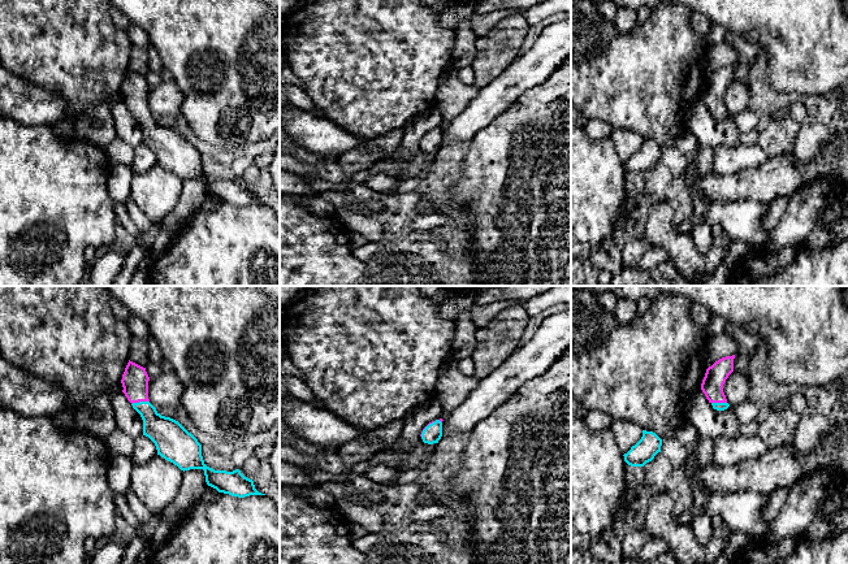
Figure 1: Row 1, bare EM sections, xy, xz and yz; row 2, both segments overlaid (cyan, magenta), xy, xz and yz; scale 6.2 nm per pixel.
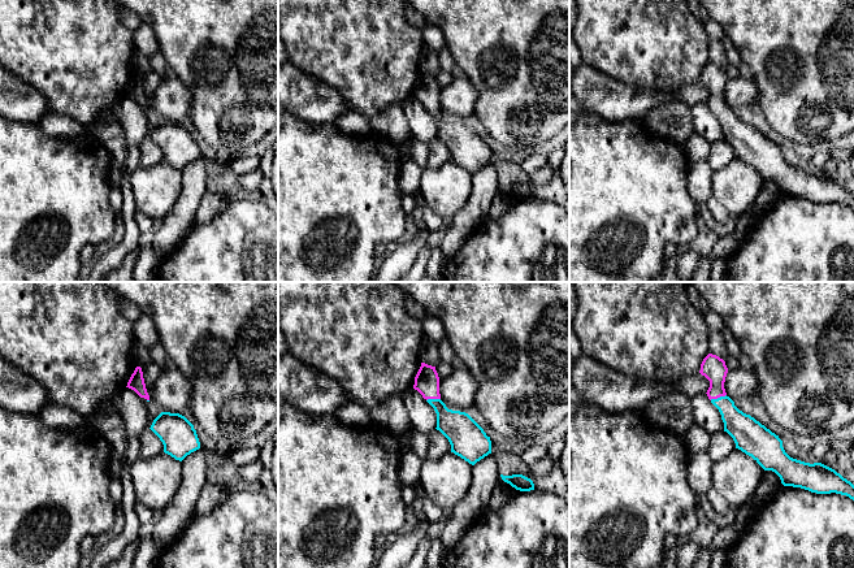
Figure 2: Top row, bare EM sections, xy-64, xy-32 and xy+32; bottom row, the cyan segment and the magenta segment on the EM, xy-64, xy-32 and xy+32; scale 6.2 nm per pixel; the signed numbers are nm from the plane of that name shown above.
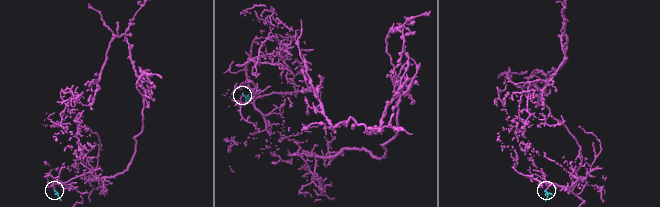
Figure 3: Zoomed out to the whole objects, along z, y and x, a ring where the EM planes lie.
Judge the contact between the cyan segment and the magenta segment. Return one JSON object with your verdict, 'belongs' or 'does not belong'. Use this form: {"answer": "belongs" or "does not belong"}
{"answer": "belongs"}

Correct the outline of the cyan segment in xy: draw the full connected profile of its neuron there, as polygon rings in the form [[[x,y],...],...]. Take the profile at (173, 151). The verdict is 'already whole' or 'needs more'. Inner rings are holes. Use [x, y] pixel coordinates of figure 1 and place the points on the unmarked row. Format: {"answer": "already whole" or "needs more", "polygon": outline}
{"answer": "needs more", "polygon": [[[129,69],[122,83],[122,101],[143,129],[143,144],[156,155],[157,164],[177,174],[181,179],[203,178],[208,195],[219,201],[245,207],[265,204],[255,198],[254,190],[239,178],[215,179],[204,173],[202,153],[178,130],[161,125],[148,108],[150,86],[146,77]]]}

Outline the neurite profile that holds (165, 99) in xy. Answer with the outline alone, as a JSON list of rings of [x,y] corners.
[[[174,81],[161,82],[148,90],[148,108],[155,116],[181,116],[183,95]]]

